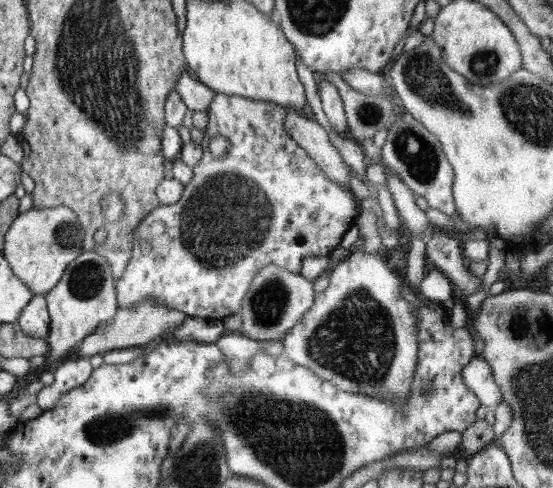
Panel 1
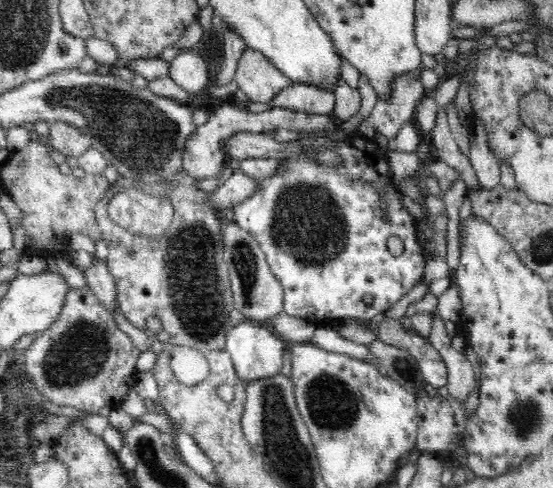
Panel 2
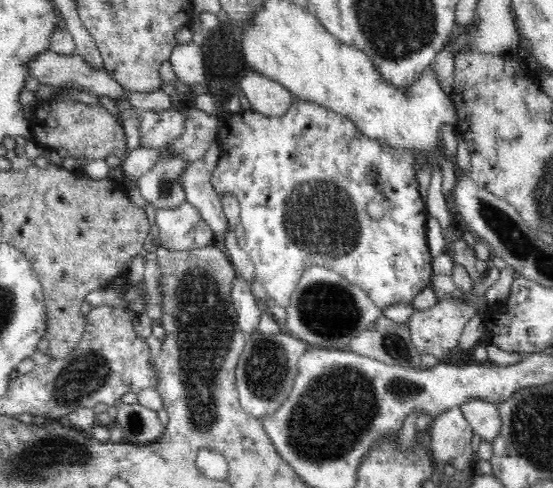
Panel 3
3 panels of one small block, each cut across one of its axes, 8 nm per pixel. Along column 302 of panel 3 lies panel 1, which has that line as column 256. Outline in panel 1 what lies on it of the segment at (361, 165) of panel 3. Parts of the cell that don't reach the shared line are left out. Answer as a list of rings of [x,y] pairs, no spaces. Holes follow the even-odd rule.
[[[215,94],[213,102],[209,104],[207,110],[207,128],[203,130],[203,140],[201,140],[201,148],[203,148],[203,158],[201,162],[193,168],[193,180],[185,186],[181,200],[173,206],[157,206],[155,210],[151,210],[151,214],[147,214],[139,226],[133,232],[133,254],[131,260],[127,264],[127,268],[123,270],[123,274],[119,276],[117,282],[117,290],[119,290],[119,306],[121,308],[133,308],[139,302],[151,300],[151,302],[161,302],[167,308],[173,308],[177,312],[183,312],[185,316],[193,316],[193,318],[205,318],[205,320],[223,320],[225,316],[233,316],[235,312],[241,310],[241,300],[251,284],[251,280],[255,278],[255,274],[263,268],[263,266],[279,266],[285,268],[293,274],[301,272],[301,260],[303,258],[317,258],[317,256],[329,256],[341,242],[343,234],[347,232],[347,228],[351,228],[359,214],[359,206],[355,196],[343,188],[341,184],[329,180],[323,170],[319,170],[315,166],[315,162],[311,158],[307,158],[307,154],[301,150],[301,146],[289,136],[287,128],[285,128],[285,116],[287,116],[287,108],[277,106],[273,102],[263,102],[263,100],[249,100],[249,98],[239,98],[239,96],[225,96],[225,94]],[[215,136],[223,136],[229,142],[229,148],[223,156],[215,156],[211,154],[211,142]]]

